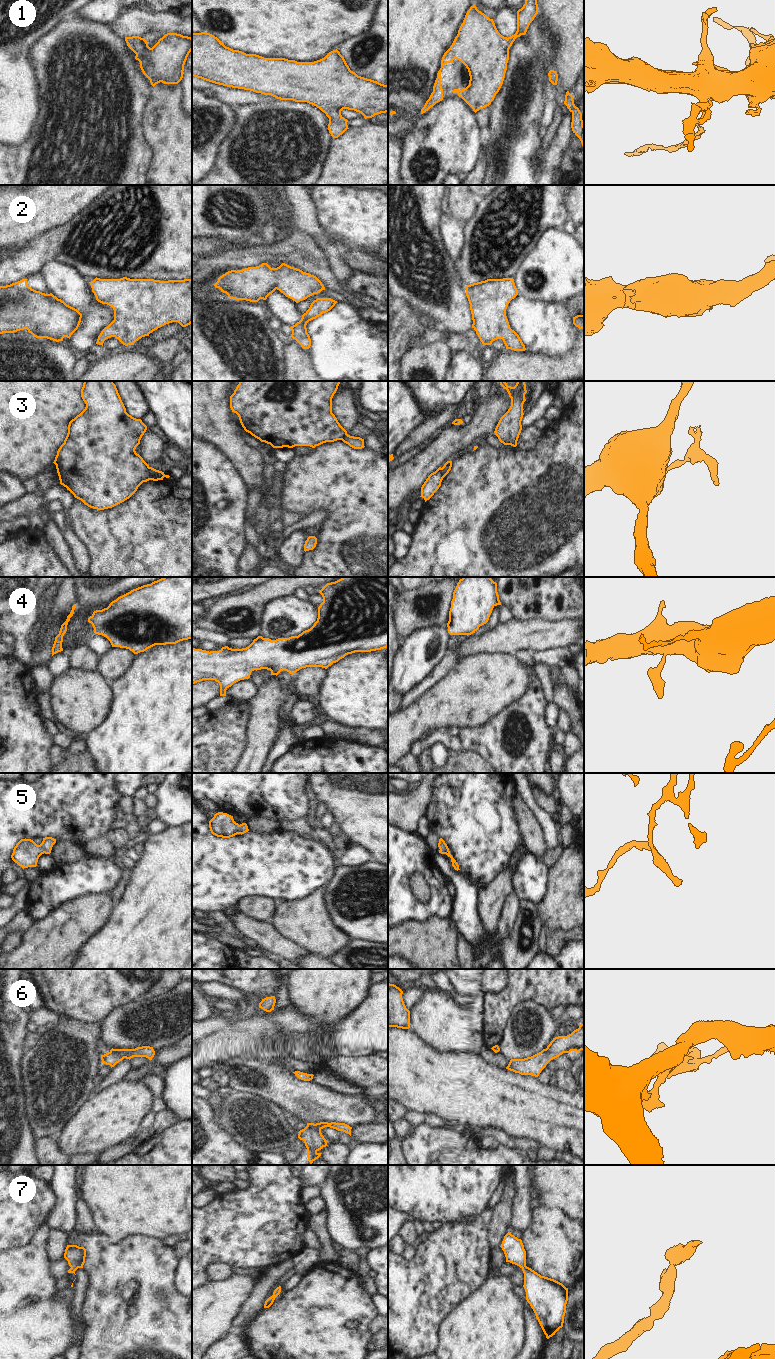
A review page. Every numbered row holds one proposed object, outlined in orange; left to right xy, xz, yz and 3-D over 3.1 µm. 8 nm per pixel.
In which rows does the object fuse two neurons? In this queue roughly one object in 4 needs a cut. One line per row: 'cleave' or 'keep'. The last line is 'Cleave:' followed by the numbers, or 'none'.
1: keep
2: keep
3: cleave
4: keep
5: keep
6: keep
7: keep
Cleave: 3

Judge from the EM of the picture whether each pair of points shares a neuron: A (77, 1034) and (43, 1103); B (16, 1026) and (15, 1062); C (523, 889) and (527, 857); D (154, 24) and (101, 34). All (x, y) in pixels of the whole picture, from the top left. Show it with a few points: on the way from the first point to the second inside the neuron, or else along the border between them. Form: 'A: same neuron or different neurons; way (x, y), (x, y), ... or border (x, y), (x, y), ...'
A: same neuron; way (61, 1051), (57, 1062), (56, 1086)
B: same neuron; way (15, 1035), (15, 1053)
C: same neuron; way (527, 881), (527, 865)
D: different neurons; border (109, 24), (124, 37)

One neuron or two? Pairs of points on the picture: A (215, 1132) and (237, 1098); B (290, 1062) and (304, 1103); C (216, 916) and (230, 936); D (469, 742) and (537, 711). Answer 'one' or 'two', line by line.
A: two
B: two
C: one
D: one

